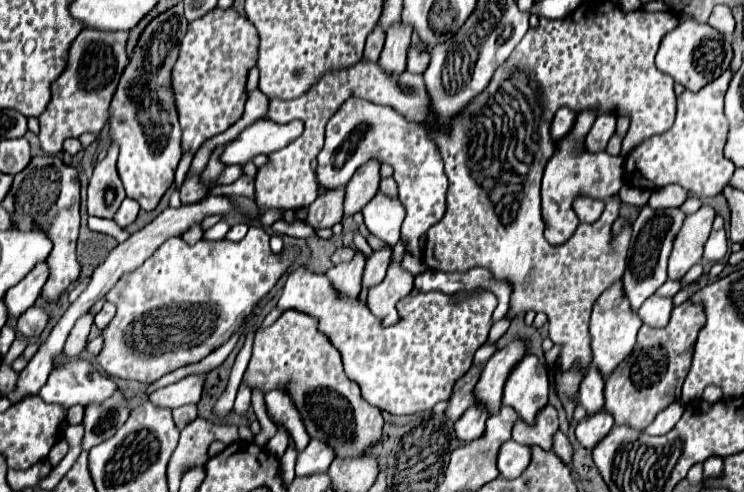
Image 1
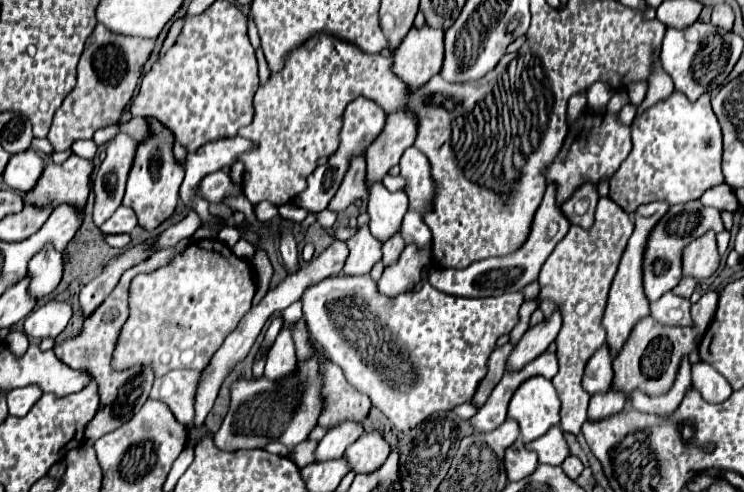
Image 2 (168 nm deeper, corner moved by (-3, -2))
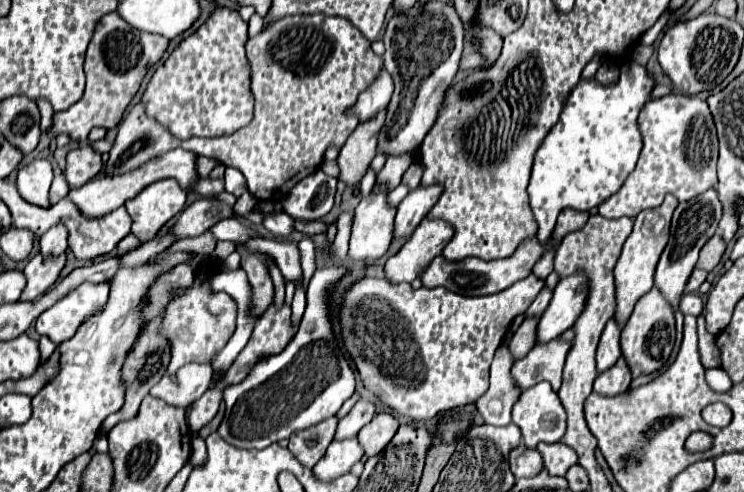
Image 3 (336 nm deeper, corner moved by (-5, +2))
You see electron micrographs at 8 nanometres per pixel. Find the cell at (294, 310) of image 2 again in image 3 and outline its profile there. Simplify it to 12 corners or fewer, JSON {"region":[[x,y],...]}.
{"region":[[311,237],[299,241],[303,288],[313,276],[315,243]]}

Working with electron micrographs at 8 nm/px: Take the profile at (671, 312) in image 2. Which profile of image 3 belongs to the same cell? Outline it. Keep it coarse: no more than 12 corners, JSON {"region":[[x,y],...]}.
{"region":[[689,293],[681,297],[683,315],[699,317],[703,301]]}

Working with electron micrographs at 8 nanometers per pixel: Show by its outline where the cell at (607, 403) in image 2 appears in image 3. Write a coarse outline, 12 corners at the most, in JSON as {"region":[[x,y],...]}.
{"region":[[619,357],[599,373],[593,391],[615,397],[629,389],[631,371]]}

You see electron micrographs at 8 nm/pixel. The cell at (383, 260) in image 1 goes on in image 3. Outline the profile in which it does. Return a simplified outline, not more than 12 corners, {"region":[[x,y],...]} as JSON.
{"region":[[419,185],[397,207],[393,237],[409,239],[443,185]]}

